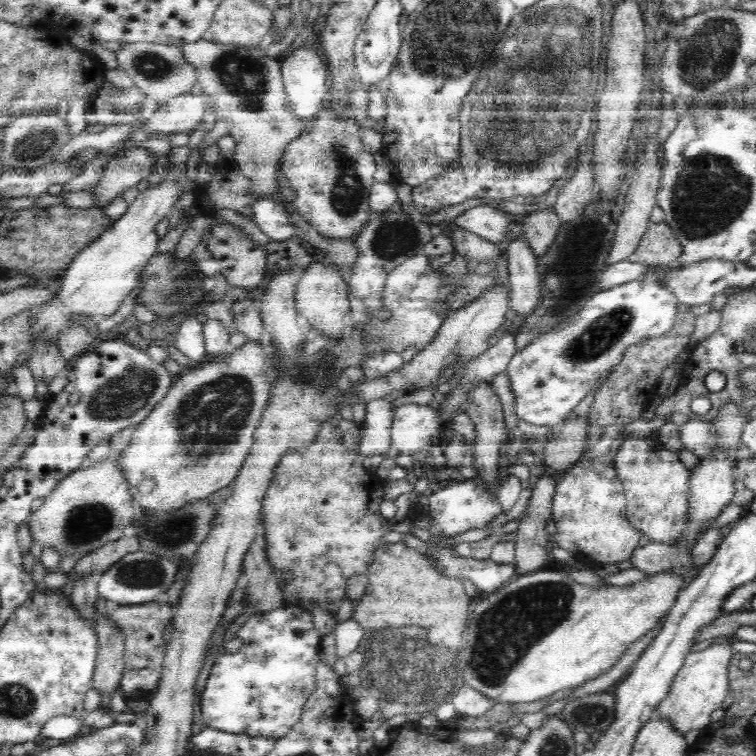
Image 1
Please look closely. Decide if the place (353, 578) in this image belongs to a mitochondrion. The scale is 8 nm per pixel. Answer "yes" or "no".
no

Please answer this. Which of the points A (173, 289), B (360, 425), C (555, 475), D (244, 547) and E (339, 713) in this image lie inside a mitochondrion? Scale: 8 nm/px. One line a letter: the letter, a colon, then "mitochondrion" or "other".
A: mitochondrion
B: other
C: other
D: other
E: other

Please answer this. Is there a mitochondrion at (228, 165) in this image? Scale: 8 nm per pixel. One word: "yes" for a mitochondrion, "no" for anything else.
no

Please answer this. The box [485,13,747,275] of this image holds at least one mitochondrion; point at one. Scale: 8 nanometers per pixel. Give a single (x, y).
(707, 55)

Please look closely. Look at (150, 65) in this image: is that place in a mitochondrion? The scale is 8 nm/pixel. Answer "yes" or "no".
yes

